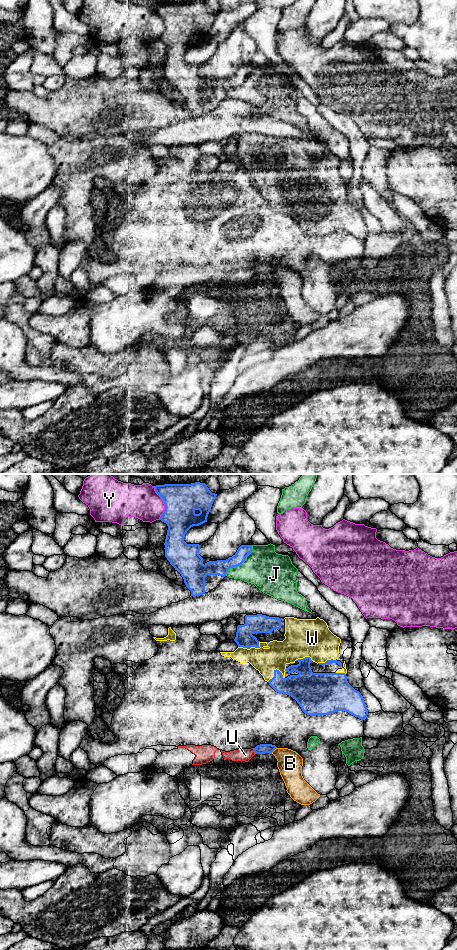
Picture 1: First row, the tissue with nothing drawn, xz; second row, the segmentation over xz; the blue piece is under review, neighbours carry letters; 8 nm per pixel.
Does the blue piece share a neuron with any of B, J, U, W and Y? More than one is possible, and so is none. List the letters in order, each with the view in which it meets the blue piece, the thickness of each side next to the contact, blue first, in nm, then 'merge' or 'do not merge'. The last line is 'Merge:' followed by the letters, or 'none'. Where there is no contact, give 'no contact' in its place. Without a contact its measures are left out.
B: contact in xz; calibres 80 and 200 nm; do not merge
J: contact in xz; calibres 130 and 320 nm; do not merge
U: contact in xz; calibres 80 and 100 nm; do not merge
W: contact in xz; calibres 150 and 200 nm; merge
Y: contact in xz; calibres 280 and 280 nm; do not merge
Merge: W

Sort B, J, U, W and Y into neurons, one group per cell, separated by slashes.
B Y / J / U / W

